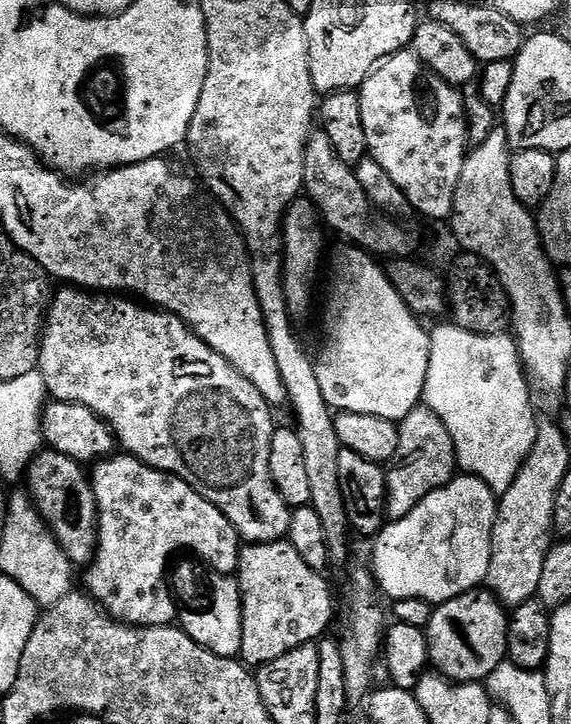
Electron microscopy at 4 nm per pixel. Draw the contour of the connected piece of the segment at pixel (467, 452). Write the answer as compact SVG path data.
M469 330L451 331L431 333L430 366L424 383L423 403L434 414L438 414L446 430L450 430L457 465L467 475L486 482L492 492L502 494L510 490L514 478L536 446L538 415L532 409L530 383L520 362L516 341L511 335L484 336Z

